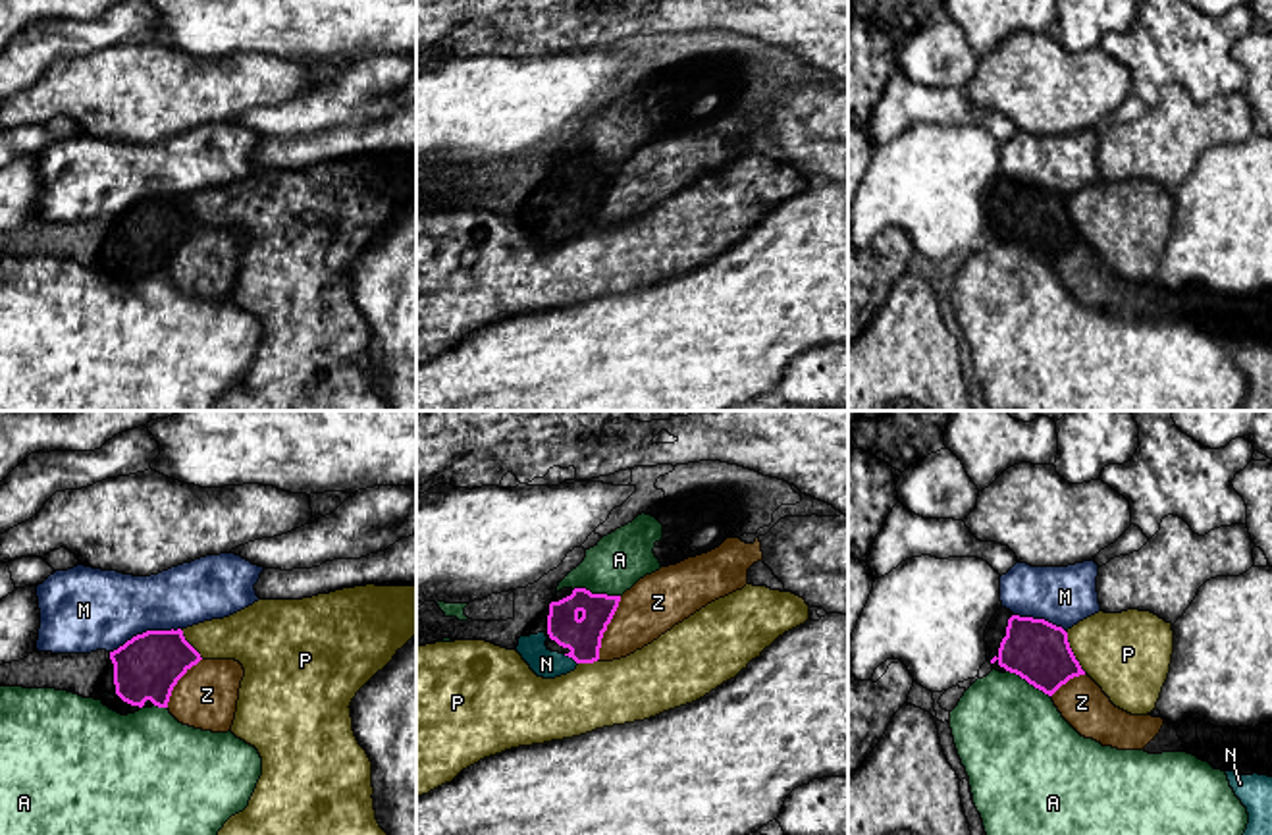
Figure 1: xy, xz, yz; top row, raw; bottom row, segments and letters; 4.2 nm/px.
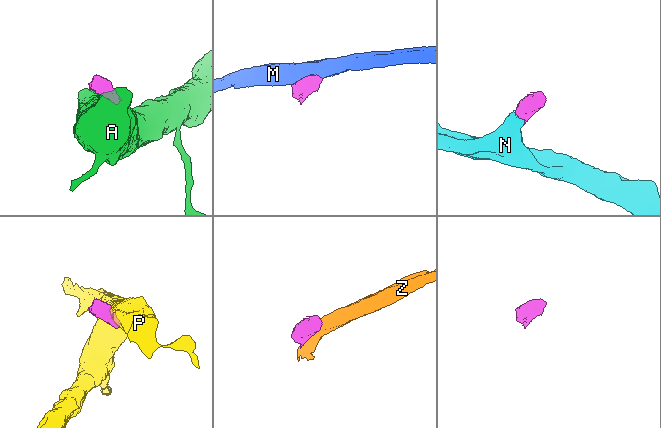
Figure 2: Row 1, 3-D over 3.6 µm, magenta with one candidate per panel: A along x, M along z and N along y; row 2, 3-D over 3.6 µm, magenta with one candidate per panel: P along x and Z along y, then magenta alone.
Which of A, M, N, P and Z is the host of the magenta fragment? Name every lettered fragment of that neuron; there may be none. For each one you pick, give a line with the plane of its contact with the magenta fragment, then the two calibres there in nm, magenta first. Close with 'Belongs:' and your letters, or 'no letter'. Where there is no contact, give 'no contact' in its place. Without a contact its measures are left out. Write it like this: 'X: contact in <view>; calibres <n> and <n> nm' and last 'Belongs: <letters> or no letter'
N: contact in xz; calibres 160 and 120 nm
Belongs: N

